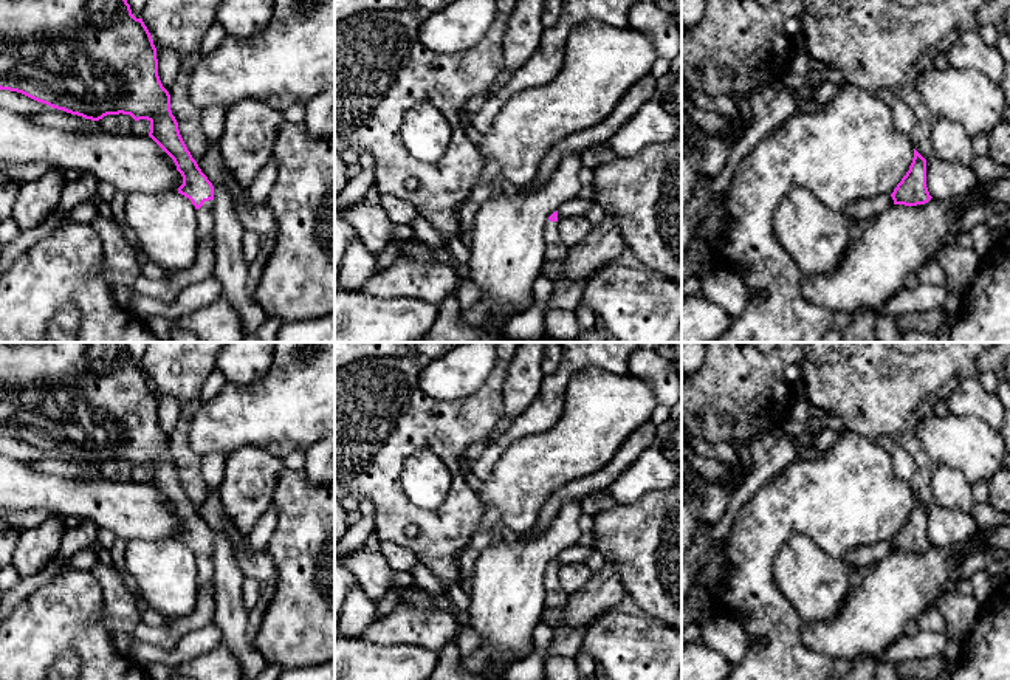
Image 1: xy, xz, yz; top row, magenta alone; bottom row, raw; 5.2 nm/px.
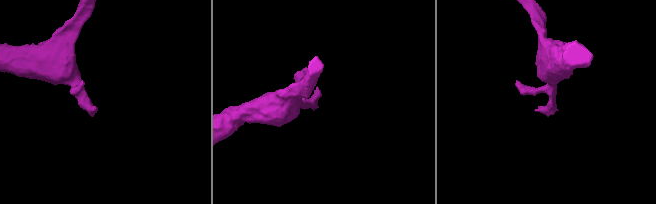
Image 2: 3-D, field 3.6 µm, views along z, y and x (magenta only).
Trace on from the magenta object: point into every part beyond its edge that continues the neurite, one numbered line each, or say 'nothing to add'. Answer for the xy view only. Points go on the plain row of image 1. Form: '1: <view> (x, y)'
1: xy (205, 564)

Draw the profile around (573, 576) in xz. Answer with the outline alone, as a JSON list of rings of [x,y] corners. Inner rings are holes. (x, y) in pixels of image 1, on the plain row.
[[[584,562],[558,567],[559,584],[569,595],[581,592],[592,576],[593,572]]]

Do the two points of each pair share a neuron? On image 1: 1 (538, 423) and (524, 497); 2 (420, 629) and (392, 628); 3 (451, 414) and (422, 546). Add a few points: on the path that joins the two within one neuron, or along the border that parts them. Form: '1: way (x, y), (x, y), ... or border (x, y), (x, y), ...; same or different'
1: border (564, 411), (553, 426), (522, 436), (504, 451); different
2: way (414, 628), (398, 628); same
3: way (451, 446), (457, 474), (454, 513); same

